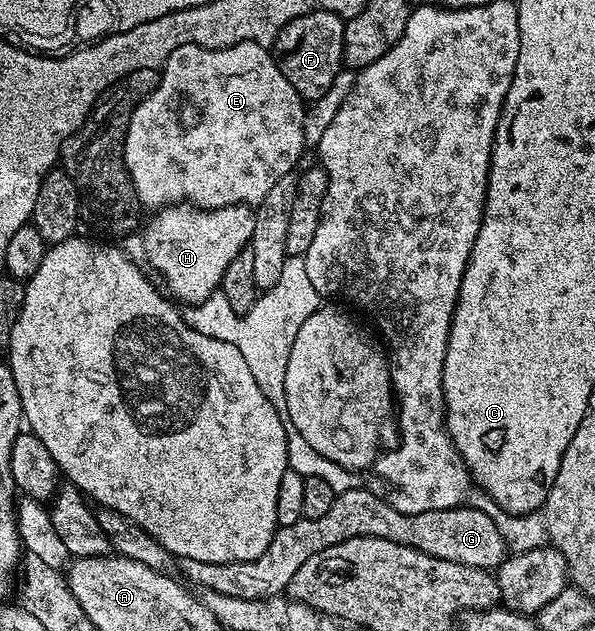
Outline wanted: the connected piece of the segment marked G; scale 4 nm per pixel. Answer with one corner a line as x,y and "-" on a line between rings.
359,488
337,495
332,509
325,516
303,517
296,524
279,526
274,531
274,538
268,548
264,548
264,552
260,552
256,560
208,564
199,558
180,558
177,559
176,570
178,566
177,573
191,587
202,586
203,591
238,596
240,600
276,598
289,591
292,576
296,576
296,572
300,572
302,565
312,560
316,552
324,552
324,548
332,548
353,538
392,540
396,544
411,546
413,550
419,550
428,556
452,560
461,566
475,566
487,572
493,571
508,557
504,536
500,536
496,524
492,524
492,519
484,516
484,512
468,504
436,512
405,514
384,504
384,500
376,497
369,488

